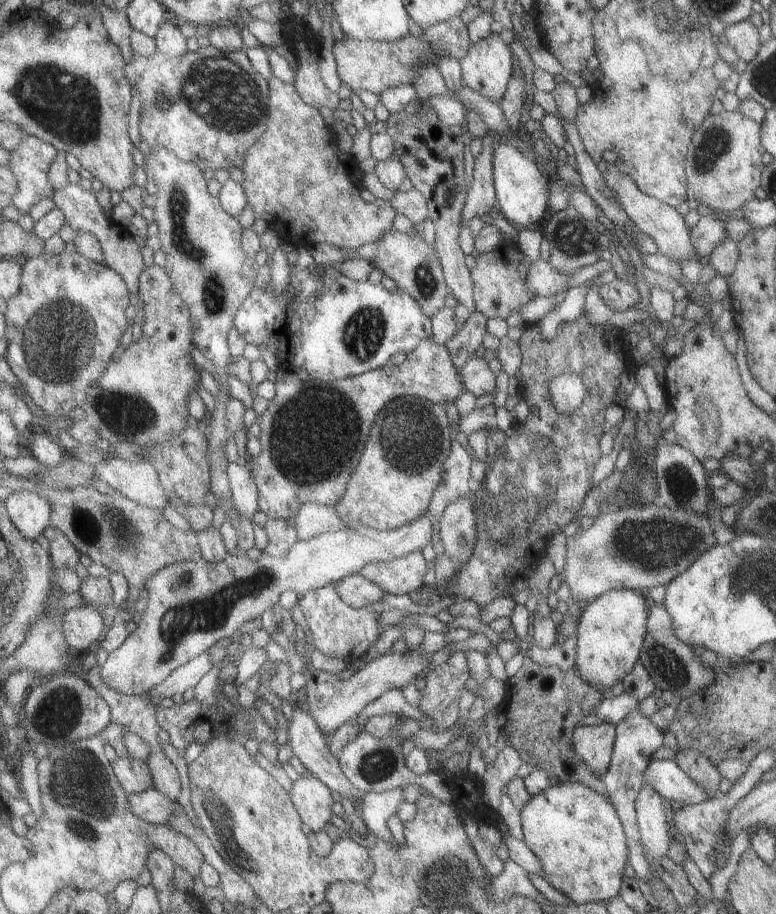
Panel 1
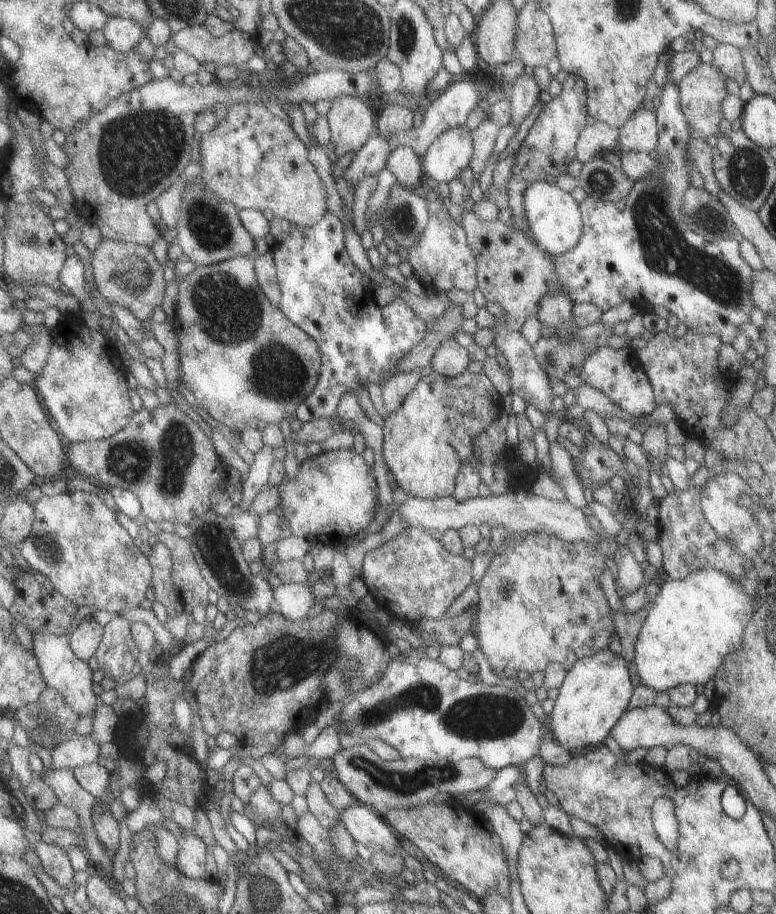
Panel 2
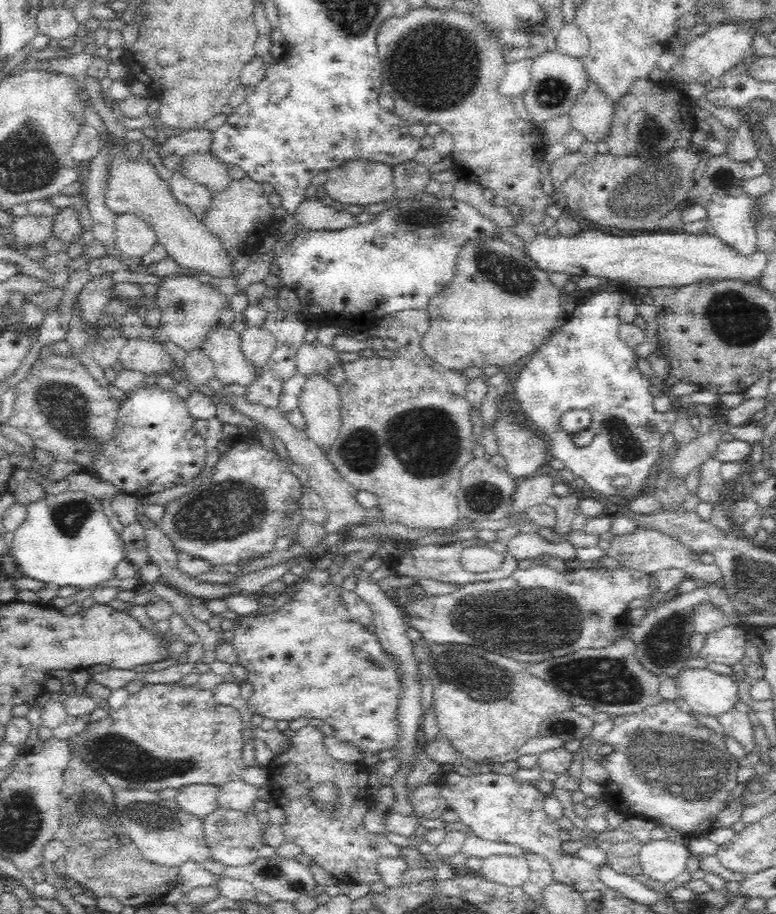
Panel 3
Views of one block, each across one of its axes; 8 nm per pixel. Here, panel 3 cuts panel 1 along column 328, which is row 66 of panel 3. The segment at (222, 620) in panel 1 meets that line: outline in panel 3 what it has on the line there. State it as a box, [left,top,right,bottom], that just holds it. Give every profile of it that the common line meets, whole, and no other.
[523,50,590,126]

